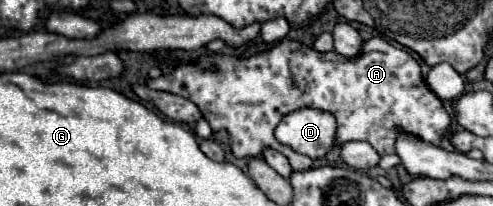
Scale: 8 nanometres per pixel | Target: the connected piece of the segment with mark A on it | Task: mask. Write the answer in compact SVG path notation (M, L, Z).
M281 40L269 50L247 58L203 54L179 64L169 74L151 78L147 86L195 102L213 132L229 132L229 146L235 158L261 156L261 150L271 146L289 158L293 170L307 170L309 158L283 146L275 138L275 128L283 116L299 108L331 112L339 122L339 138L343 142L365 140L381 156L395 154L395 140L401 132L441 146L451 126L451 116L425 84L419 62L409 52L393 46L389 46L389 52L365 52L351 60L325 60L325 56L301 42Z

